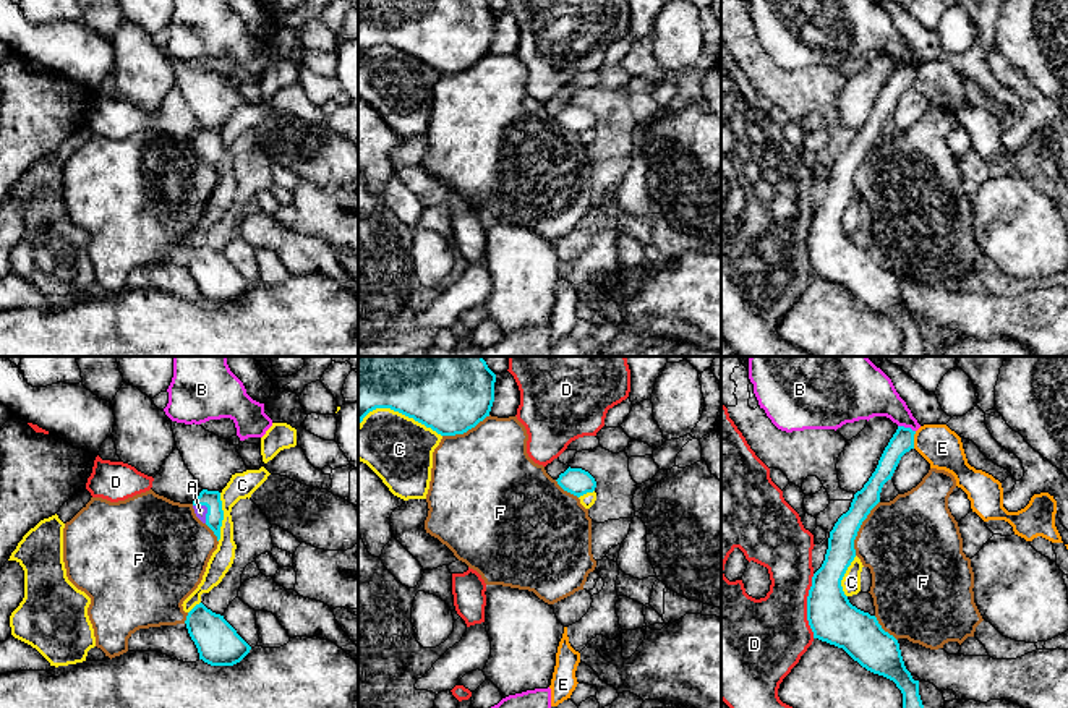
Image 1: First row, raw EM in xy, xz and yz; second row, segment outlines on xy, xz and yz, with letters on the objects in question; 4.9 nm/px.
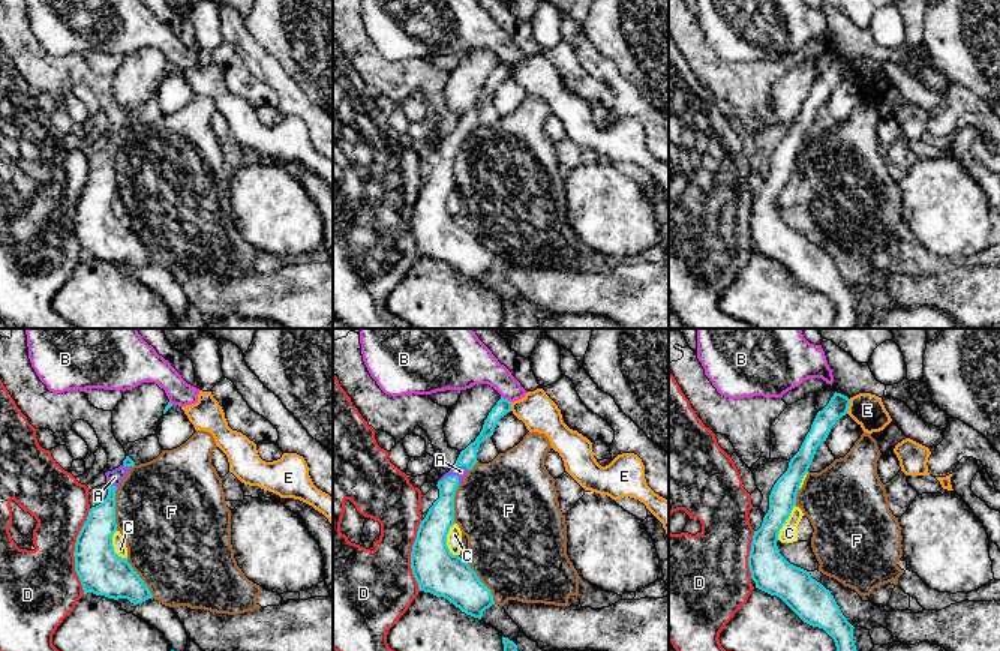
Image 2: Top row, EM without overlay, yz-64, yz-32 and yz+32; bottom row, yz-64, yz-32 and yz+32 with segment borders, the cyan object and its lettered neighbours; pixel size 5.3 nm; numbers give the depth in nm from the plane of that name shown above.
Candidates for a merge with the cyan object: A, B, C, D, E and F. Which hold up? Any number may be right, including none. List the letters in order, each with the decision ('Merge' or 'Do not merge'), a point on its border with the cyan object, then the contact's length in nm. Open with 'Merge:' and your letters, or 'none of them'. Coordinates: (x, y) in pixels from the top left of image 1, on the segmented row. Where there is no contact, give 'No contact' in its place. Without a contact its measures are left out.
Merge: A
A: Merge. Touches cyan at xy (208, 509). Shared border 120 nm
B: Do not merge. Touches cyan at yz (906, 428). Shared border 90 nm
C: Do not merge. Touches cyan at xz (401, 412). Shared border 420 nm
D: Do not merge. Touches cyan at yz (807, 606). Shared border 320 nm
E: Do not merge. Touches cyan at yz (913, 439). Shared border 90 nm
F: Do not merge. Touches cyan at yz (859, 527). Shared border 300 nm

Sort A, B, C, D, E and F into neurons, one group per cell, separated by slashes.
A / B / C / D / E / F

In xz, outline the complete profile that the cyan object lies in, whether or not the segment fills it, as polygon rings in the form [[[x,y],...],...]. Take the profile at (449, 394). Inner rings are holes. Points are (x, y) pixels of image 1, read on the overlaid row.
[[[358,356],[358,426],[376,408],[391,408],[441,436],[464,434],[489,416],[496,374],[483,356]]]

